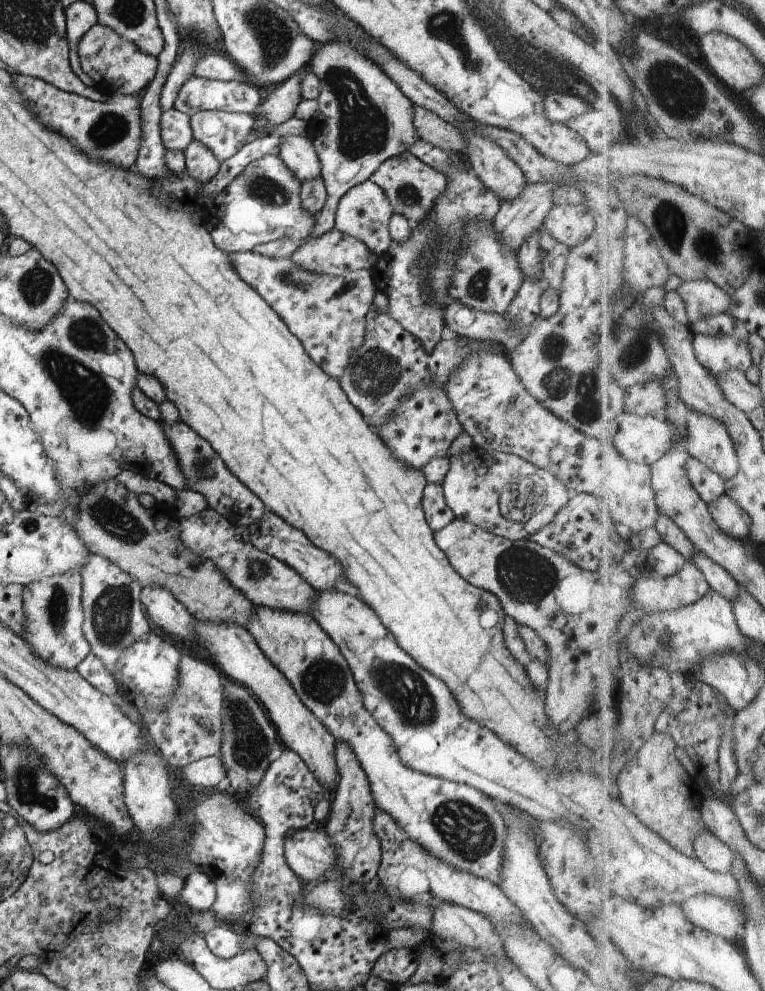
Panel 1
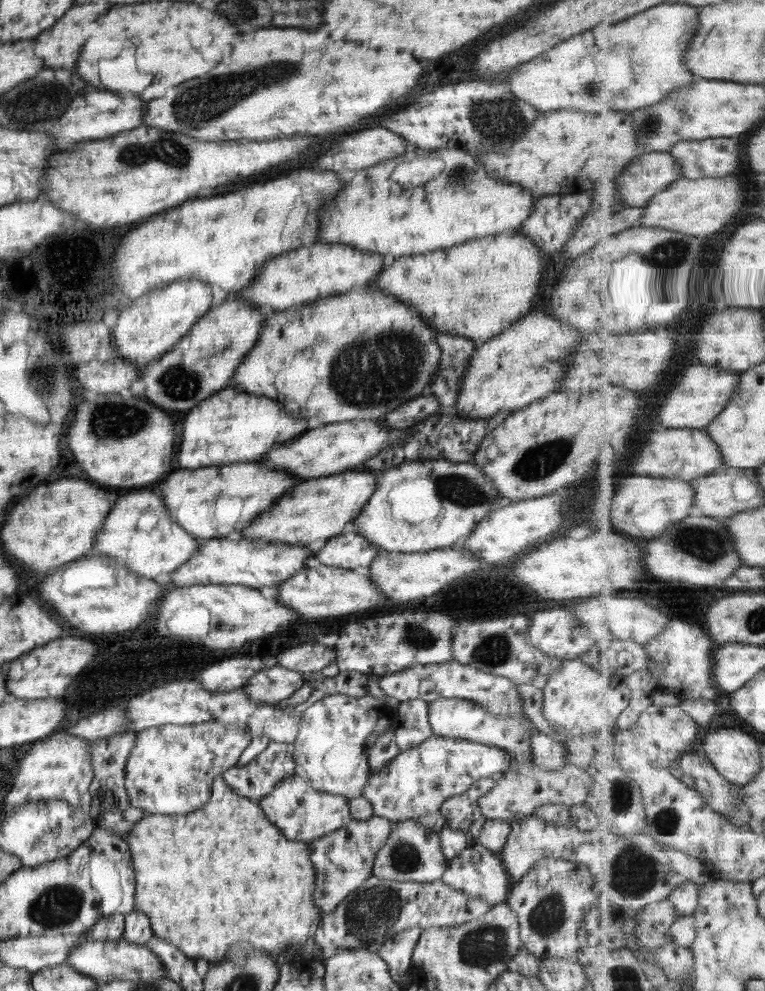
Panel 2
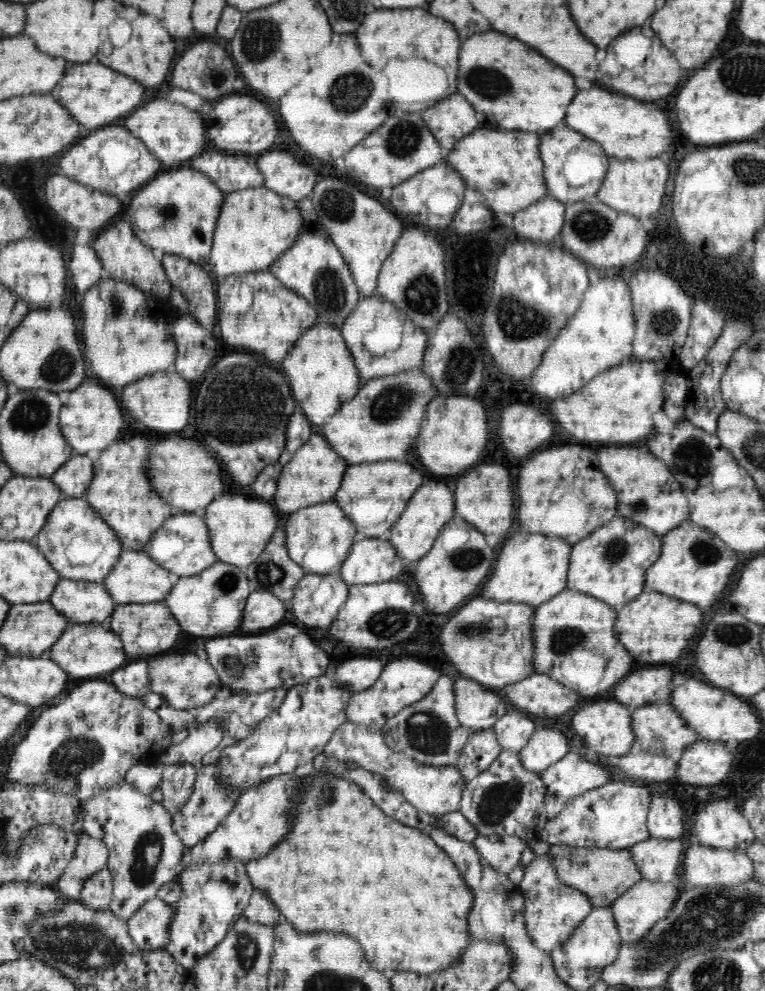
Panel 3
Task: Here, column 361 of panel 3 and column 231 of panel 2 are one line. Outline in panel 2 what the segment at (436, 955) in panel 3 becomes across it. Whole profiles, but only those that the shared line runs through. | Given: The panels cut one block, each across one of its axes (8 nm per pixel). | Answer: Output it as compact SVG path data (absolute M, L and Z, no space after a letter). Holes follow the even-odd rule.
M218 775L211 785L211 798L195 812L188 812L182 815L146 814L139 808L128 806L121 815L121 823L116 826L116 834L123 836L124 832L130 828L130 833L124 838L128 844L129 856L134 864L135 872L135 901L133 910L145 915L149 922L153 934L161 940L166 940L174 947L184 952L186 956L193 960L205 959L209 962L220 962L226 957L226 950L230 949L234 942L238 940L248 940L252 942L254 949L266 951L274 956L284 953L290 947L296 947L312 937L319 928L322 916L314 906L314 885L316 885L316 870L310 863L307 854L307 844L303 841L288 841L278 828L275 828L264 815L258 803L250 801L244 796L236 794L233 789L224 781L223 775Z

